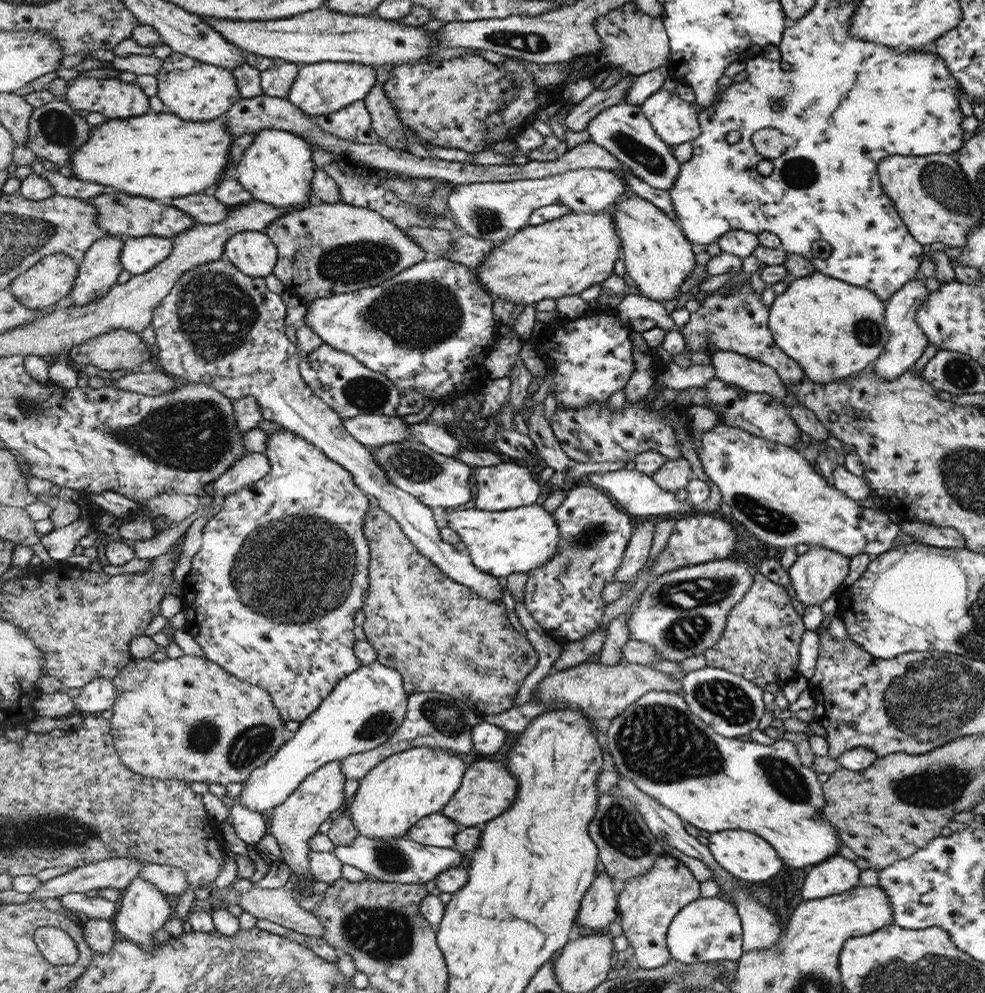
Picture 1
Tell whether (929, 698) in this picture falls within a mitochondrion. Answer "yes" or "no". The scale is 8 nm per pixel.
yes

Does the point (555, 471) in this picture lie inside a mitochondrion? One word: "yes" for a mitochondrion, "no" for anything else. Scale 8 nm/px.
no

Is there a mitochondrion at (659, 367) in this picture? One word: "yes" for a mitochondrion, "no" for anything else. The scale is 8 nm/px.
no

